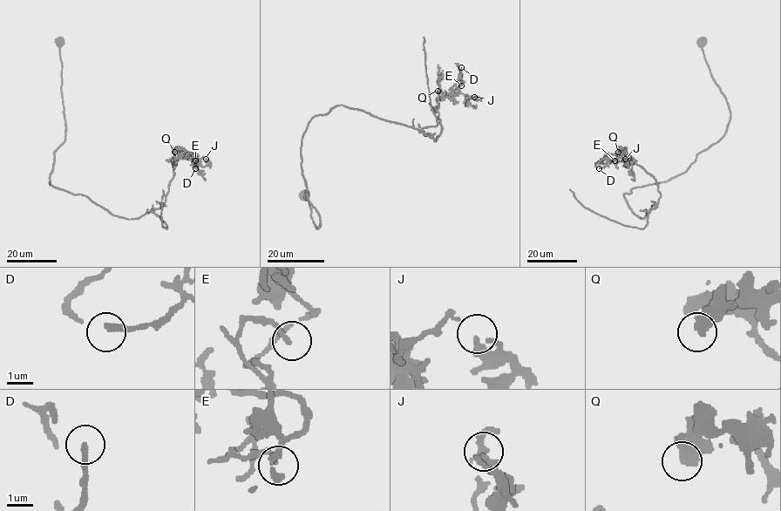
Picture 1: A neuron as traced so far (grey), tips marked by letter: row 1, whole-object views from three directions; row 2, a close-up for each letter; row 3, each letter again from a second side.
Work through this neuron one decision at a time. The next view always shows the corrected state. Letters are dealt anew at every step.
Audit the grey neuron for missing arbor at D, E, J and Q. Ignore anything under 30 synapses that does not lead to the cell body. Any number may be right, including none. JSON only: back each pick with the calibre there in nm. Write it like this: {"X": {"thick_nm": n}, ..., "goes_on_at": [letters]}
{"goes_on_at": []}

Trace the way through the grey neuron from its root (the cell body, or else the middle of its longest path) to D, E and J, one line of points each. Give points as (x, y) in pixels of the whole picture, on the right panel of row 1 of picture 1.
D: (701, 42), (725, 133), (684, 172), (624, 194), (641, 219), (656, 180), (624, 149), (599, 168)
E: (701, 42), (725, 133), (684, 172), (624, 194), (641, 219), (656, 180), (624, 149), (614, 160)
J: (701, 42), (725, 133), (684, 172), (624, 194), (641, 219), (658, 184), (625, 159)

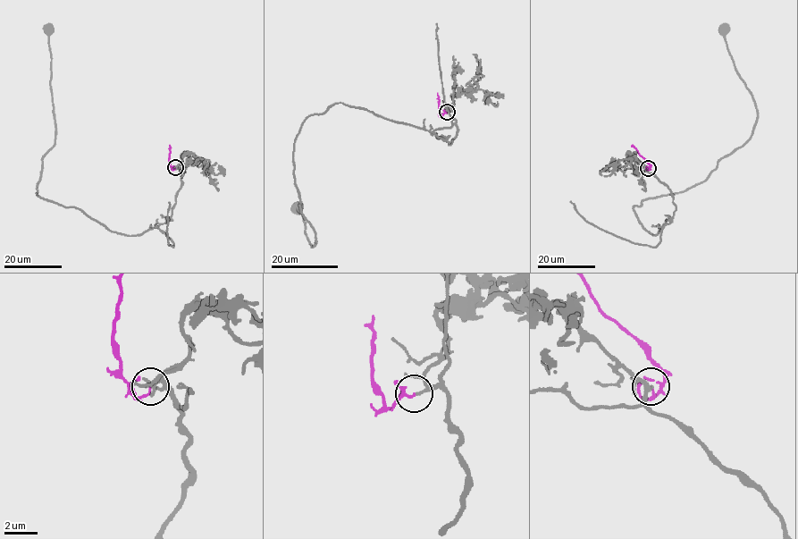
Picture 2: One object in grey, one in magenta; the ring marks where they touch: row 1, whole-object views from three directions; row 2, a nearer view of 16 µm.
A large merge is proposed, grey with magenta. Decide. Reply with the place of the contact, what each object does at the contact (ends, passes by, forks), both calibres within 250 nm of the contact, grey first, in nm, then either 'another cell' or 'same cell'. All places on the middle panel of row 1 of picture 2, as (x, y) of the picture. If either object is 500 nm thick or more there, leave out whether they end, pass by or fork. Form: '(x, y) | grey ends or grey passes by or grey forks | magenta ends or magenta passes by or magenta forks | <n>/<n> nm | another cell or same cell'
(447, 112) | grey passes by | magenta ends | 140/100 nm | another cell

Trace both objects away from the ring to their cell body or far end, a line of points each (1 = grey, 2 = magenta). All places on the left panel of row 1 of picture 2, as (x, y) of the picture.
1: (175, 168), (181, 186), (171, 217), (138, 235), (110, 231), (36, 194), (55, 135), (47, 29)
2: (175, 168), (172, 169), (169, 159), (170, 146)

